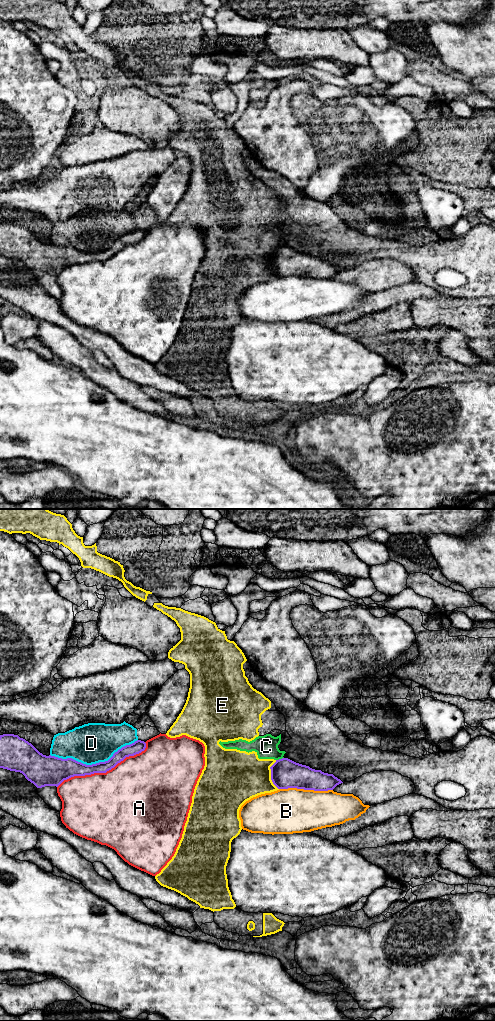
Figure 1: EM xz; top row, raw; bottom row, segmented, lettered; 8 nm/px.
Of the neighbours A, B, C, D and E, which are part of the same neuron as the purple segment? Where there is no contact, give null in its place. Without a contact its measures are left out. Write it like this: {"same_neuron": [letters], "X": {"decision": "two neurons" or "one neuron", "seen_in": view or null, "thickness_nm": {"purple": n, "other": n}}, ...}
{"same_neuron": [], "A": {"decision": "two neurons", "seen_in": "xz", "thickness_nm": {"purple": 130, "other": 500}}, "B": {"decision": "two neurons", "seen_in": "xz", "thickness_nm": {"purple": 240, "other": 360}}, "C": {"decision": "two neurons", "seen_in": "xz", "thickness_nm": {"purple": 240, "other": 180}}, "D": {"decision": "two neurons", "seen_in": "xz", "thickness_nm": {"purple": 170, "other": 320}}, "E": {"decision": "two neurons", "seen_in": "xz", "thickness_nm": {"purple": 240, "other": 400}}}

